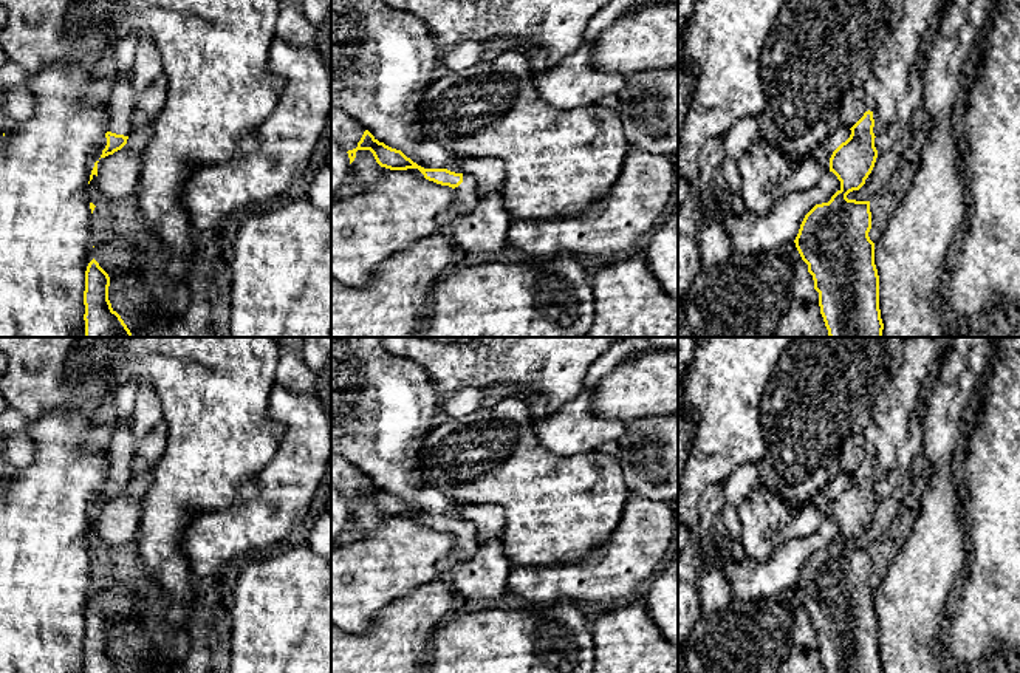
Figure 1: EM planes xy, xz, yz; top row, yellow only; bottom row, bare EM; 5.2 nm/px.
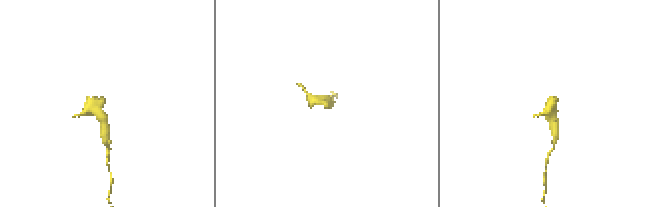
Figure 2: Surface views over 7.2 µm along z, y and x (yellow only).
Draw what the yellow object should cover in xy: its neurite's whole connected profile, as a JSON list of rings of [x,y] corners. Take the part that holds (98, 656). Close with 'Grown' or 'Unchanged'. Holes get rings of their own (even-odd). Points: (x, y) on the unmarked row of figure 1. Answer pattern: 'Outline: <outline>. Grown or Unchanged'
Outline: [[[93,605],[85,617],[85,673],[127,673],[108,647],[110,623]]]. Unchanged

